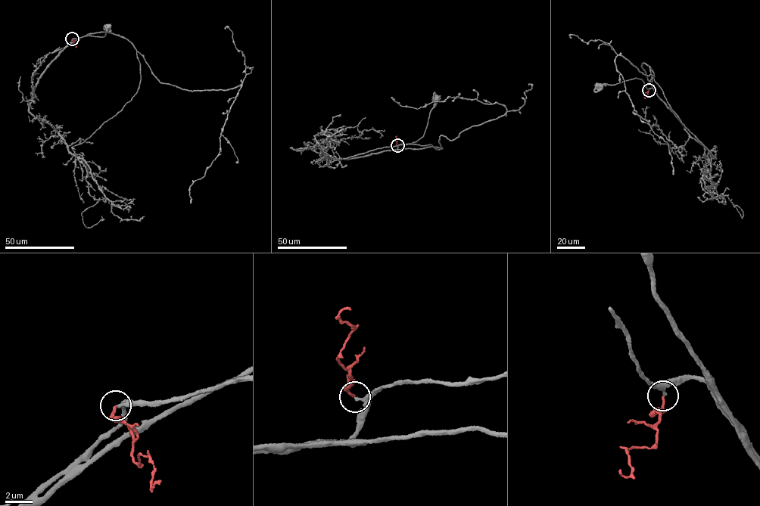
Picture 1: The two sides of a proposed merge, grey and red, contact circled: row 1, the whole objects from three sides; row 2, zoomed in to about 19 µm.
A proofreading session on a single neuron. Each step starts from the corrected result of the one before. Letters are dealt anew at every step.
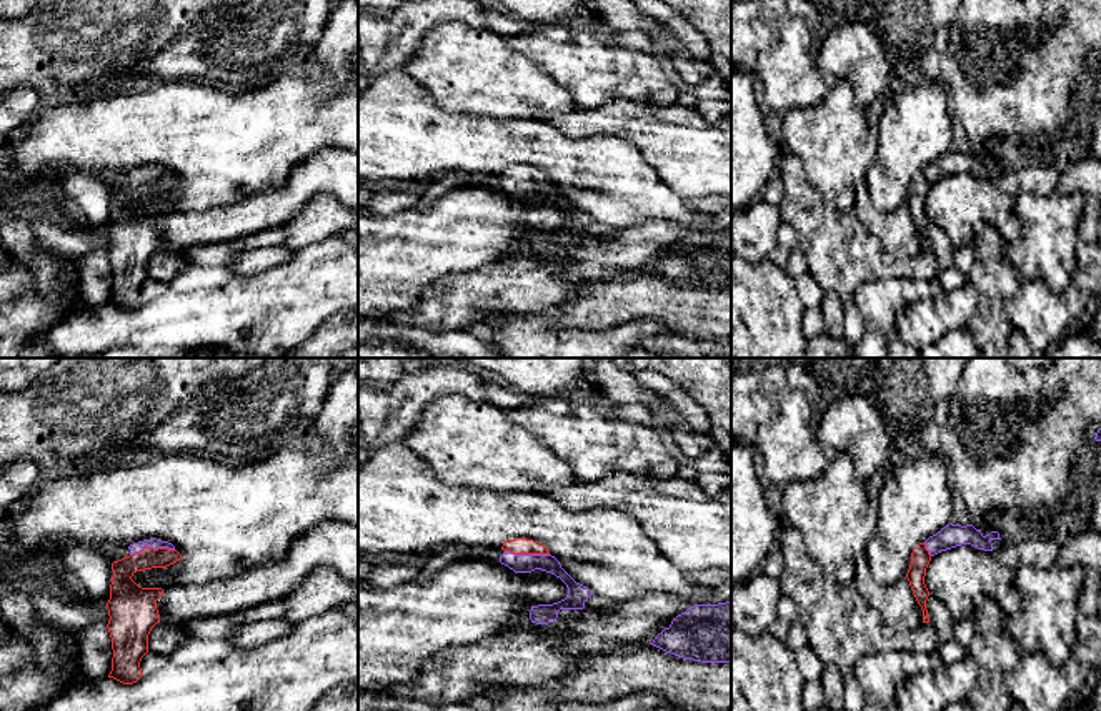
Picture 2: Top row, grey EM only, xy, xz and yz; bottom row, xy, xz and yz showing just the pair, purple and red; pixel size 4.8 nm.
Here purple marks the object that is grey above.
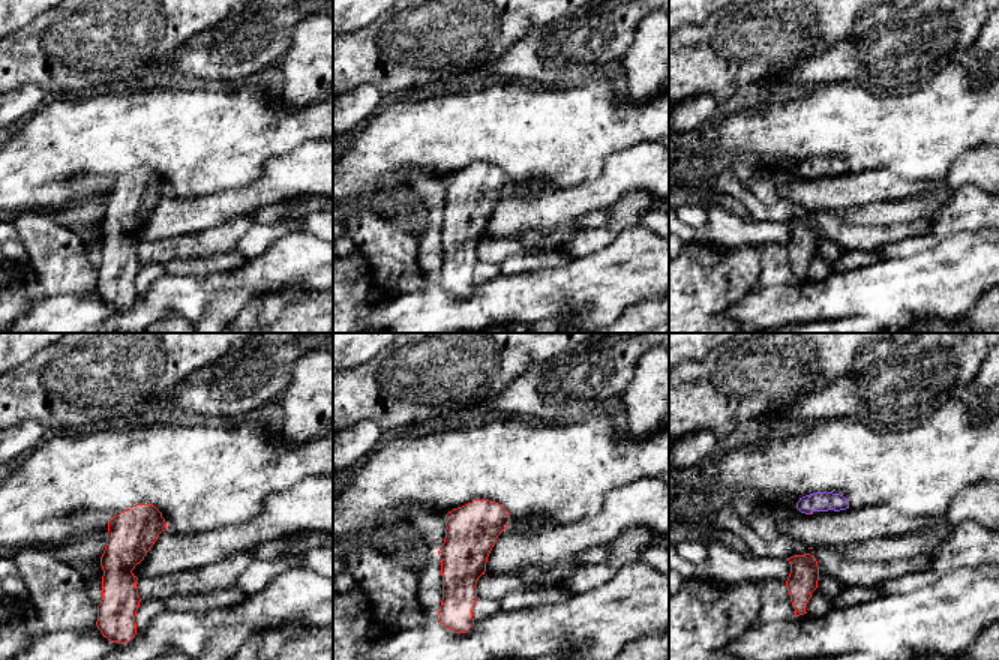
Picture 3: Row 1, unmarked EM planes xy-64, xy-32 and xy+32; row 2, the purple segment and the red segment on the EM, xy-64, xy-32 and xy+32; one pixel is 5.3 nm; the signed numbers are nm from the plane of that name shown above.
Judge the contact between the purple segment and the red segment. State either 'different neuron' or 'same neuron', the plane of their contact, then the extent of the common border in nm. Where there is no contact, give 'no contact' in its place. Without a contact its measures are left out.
same neuron; meets purple in xy; contact 220 nm long

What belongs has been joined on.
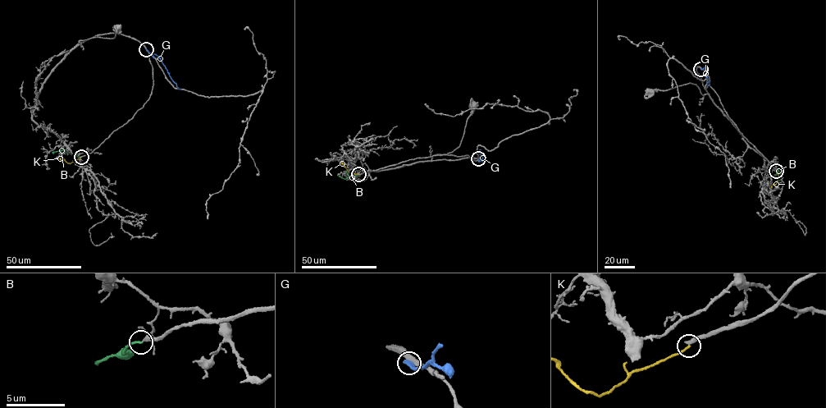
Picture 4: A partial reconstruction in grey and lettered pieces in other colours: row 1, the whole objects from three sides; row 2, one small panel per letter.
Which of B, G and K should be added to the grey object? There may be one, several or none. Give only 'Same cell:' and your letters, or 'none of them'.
Same cell: B

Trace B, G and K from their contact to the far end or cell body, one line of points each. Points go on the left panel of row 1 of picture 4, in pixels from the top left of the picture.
B: (80, 157), (62, 149), (52, 153)
G: (146, 49), (160, 58), (180, 89)
K: (81, 157), (69, 163), (60, 158)

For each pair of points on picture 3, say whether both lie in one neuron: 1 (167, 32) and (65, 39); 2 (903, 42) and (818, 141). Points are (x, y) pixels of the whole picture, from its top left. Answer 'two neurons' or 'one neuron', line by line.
1: one neuron
2: two neurons

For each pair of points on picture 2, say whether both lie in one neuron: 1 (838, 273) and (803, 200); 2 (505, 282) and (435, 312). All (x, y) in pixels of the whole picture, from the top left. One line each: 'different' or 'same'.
1: same
2: same

